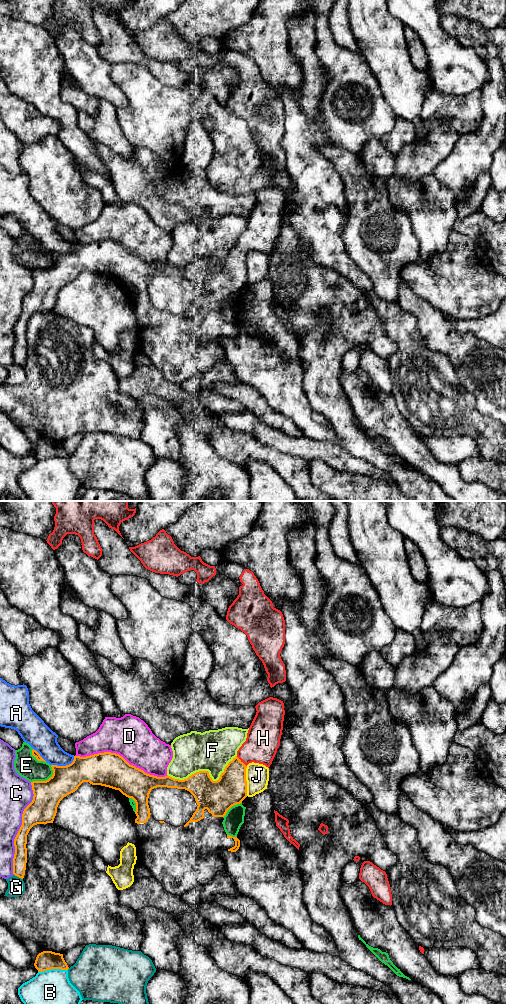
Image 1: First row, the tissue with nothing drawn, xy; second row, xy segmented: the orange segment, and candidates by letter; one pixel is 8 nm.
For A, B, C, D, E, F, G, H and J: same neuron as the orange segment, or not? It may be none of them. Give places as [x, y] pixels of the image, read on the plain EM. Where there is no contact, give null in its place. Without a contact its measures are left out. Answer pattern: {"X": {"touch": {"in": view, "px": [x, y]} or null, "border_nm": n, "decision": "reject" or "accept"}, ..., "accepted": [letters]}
{"A": {"touch": {"in": "xy", "px": [64, 254]}, "border_nm": 200, "decision": "reject"}, "B": {"touch": {"in": "xy", "px": [52, 456]}, "border_nm": 240, "decision": "reject"}, "C": {"touch": {"in": "xy", "px": [20, 316]}, "border_nm": 750, "decision": "reject"}, "D": {"touch": {"in": "xy", "px": [121, 244]}, "border_nm": 750, "decision": "reject"}, "E": {"touch": {"in": "xy", "px": [46, 268]}, "border_nm": 220, "decision": "reject"}, "F": {"touch": {"in": "xy", "px": [205, 259]}, "border_nm": 600, "decision": "reject"}, "G": {"touch": {"in": "xy", "px": [18, 364]}, "border_nm": 80, "decision": "reject"}, "H": {"touch": {"in": "xy", "px": [240, 249]}, "border_nm": 120, "decision": "accept"}, "J": {"touch": {"in": "xy", "px": [246, 269]}, "border_nm": 240, "decision": "reject"}, "accepted": ["H"]}

